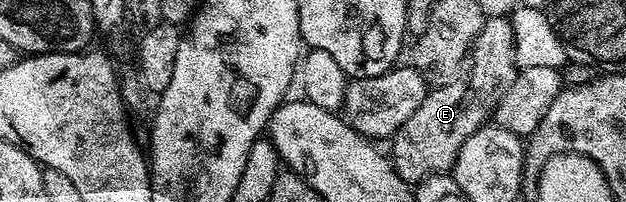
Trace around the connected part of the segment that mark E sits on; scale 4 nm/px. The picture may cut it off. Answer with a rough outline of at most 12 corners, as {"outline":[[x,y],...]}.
{"outline":[[486,17],[451,83],[391,138],[407,182],[449,173],[518,75],[513,22]]}

